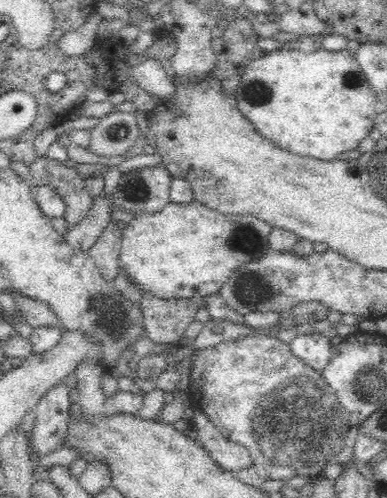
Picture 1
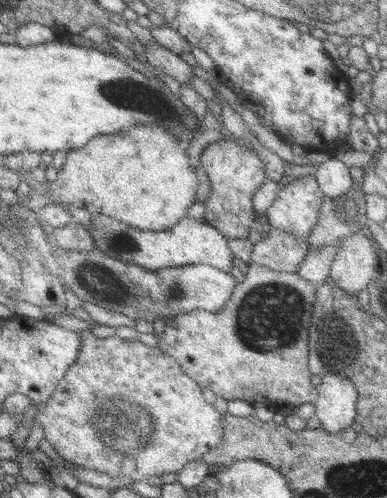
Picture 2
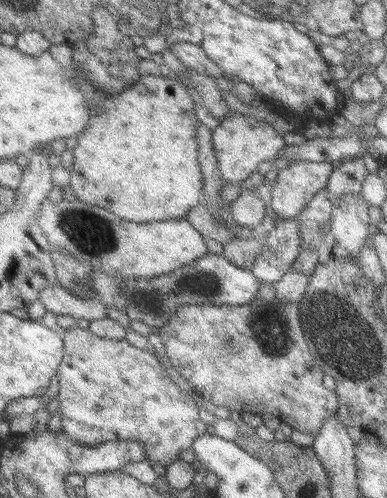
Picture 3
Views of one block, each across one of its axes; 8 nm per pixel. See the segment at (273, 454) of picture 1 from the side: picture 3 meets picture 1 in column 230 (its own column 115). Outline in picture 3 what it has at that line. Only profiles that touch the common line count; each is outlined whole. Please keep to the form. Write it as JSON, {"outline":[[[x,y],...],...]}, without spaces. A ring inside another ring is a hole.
{"outline":[[[85,328],[63,330],[65,360],[59,368],[59,420],[63,434],[79,446],[133,440],[145,444],[149,466],[175,464],[195,440],[207,434],[195,400],[171,382],[157,354],[139,350],[127,340],[109,340]]]}

